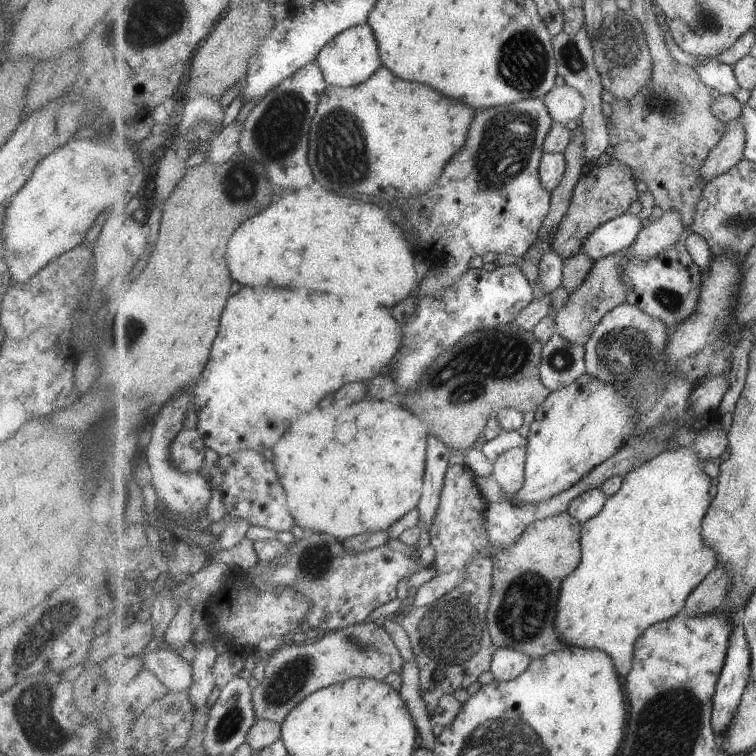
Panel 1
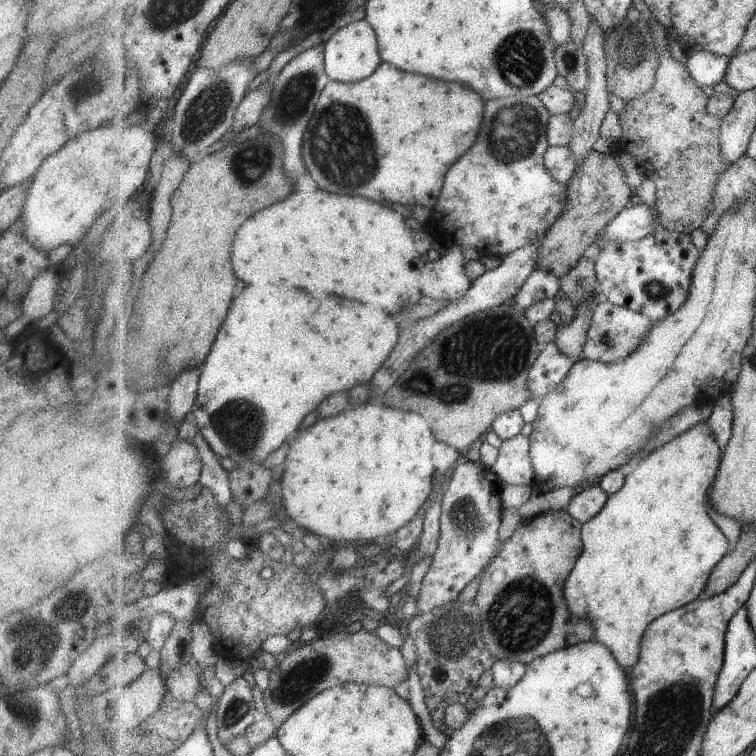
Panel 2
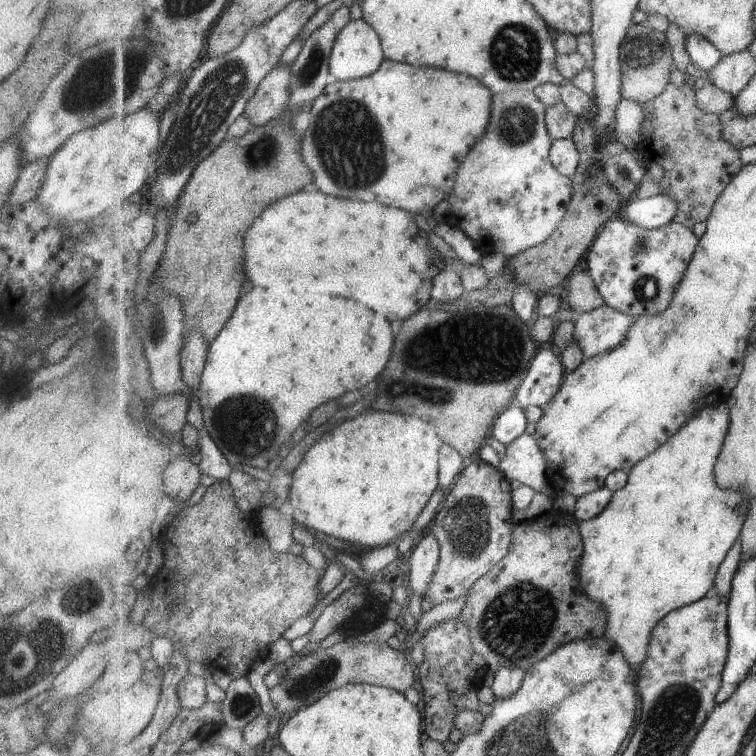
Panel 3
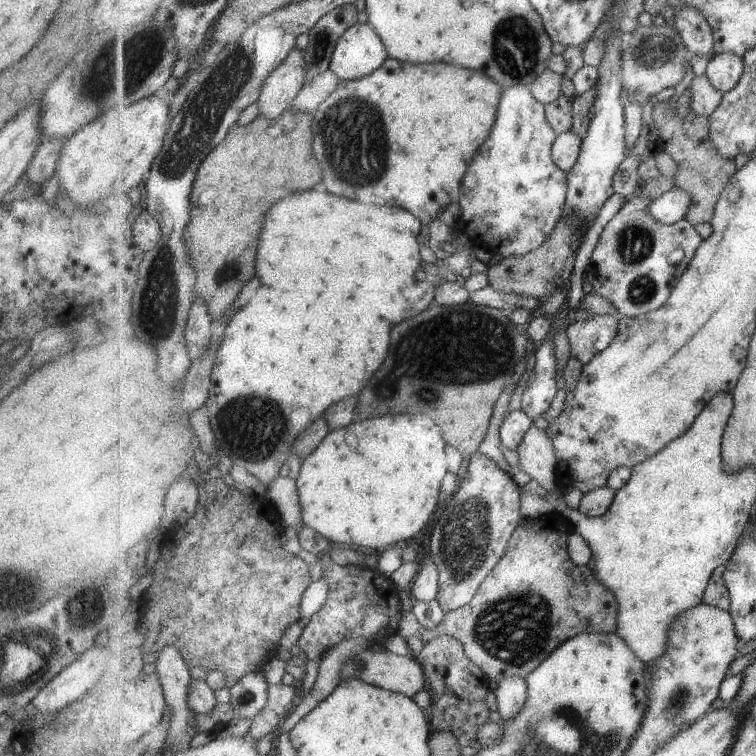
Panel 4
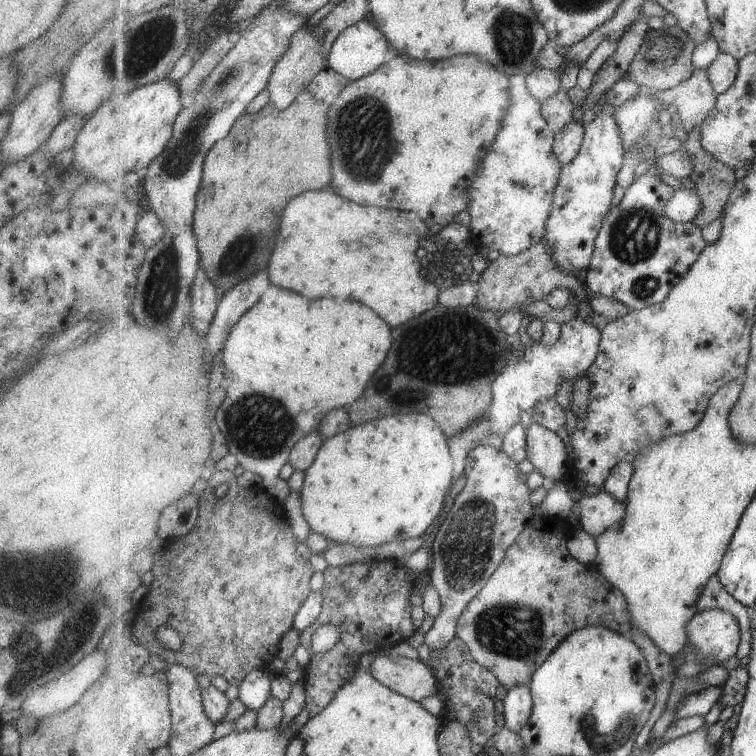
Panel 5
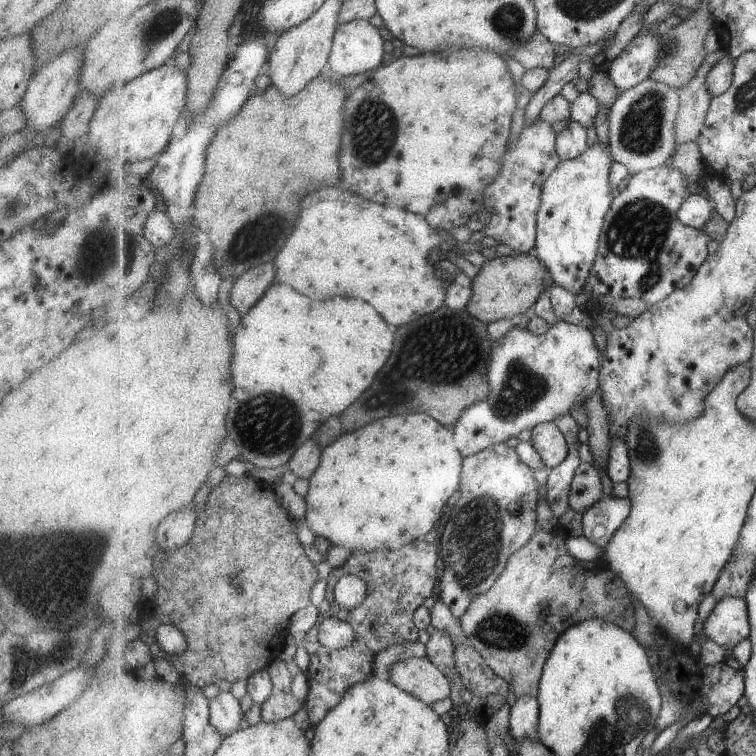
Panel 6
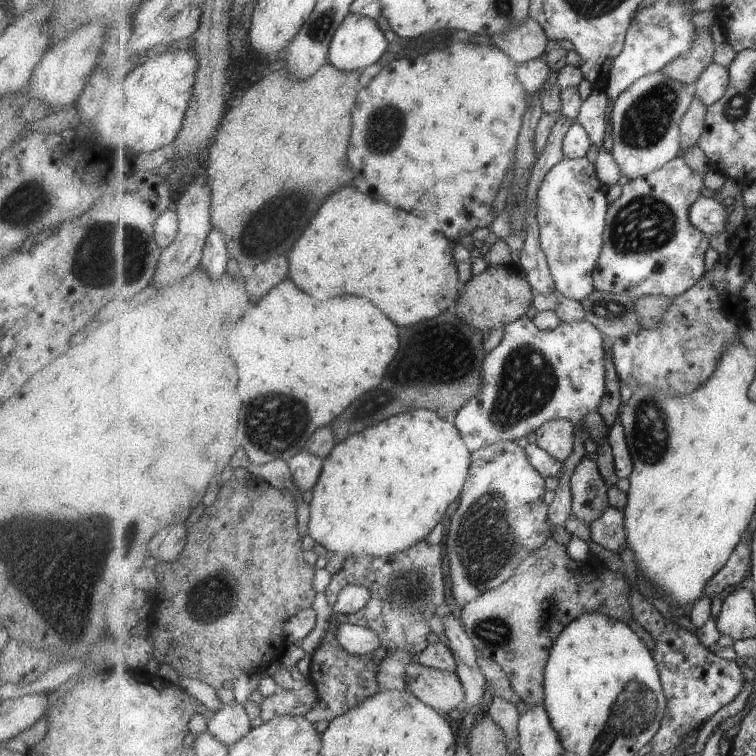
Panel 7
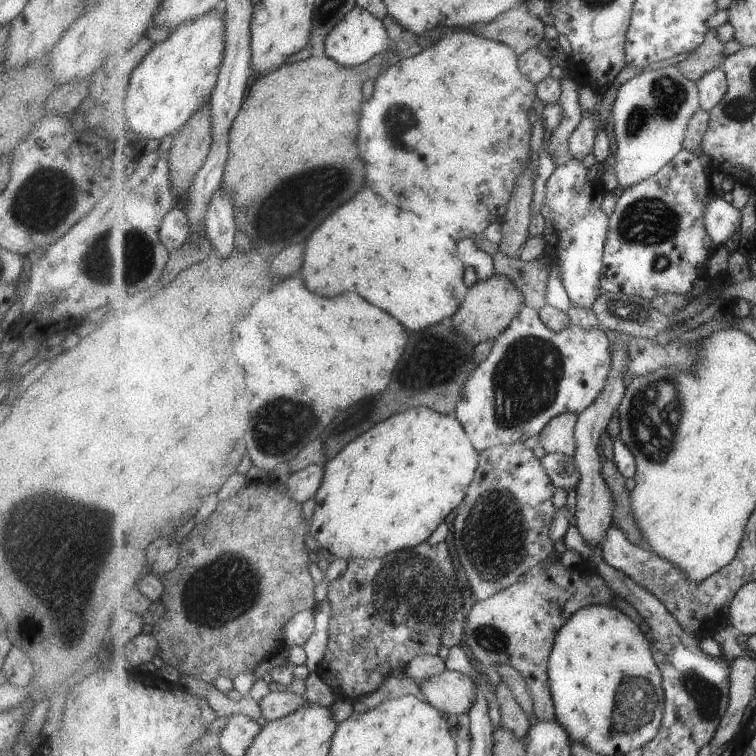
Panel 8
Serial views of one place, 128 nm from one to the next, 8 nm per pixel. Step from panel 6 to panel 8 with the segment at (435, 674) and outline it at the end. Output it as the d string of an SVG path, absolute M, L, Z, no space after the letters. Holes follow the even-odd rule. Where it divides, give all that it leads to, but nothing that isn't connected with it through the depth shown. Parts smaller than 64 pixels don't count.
M445 670L440 675L435 675L433 679L424 681L421 690L425 701L435 705L445 716L450 714L469 714L478 698L478 686L471 678L459 671Z

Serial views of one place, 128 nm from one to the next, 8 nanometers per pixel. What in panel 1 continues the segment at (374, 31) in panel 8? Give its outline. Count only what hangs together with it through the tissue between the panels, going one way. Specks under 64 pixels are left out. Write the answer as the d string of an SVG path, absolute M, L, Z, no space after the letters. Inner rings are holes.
M359 24L346 29L333 40L319 54L319 66L323 70L329 86L353 87L367 82L383 66L378 38L374 29L368 24Z

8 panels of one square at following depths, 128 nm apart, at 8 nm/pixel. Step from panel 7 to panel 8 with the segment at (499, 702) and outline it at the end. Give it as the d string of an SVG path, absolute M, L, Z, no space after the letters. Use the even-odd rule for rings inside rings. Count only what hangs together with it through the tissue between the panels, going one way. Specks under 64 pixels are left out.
M502 678L497 685L498 701L502 708L502 721L503 726L516 732L519 737L527 736L532 728L531 720L513 694L512 688L509 688L507 683L504 683Z

